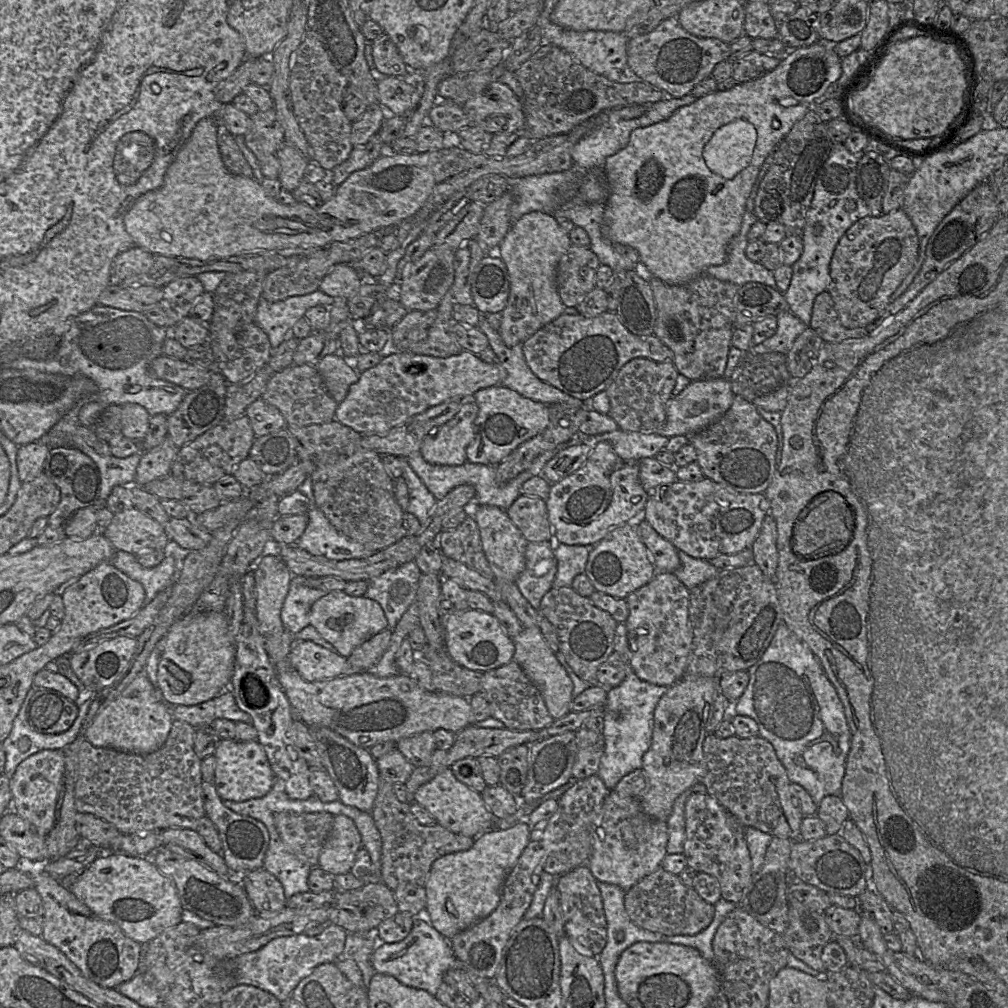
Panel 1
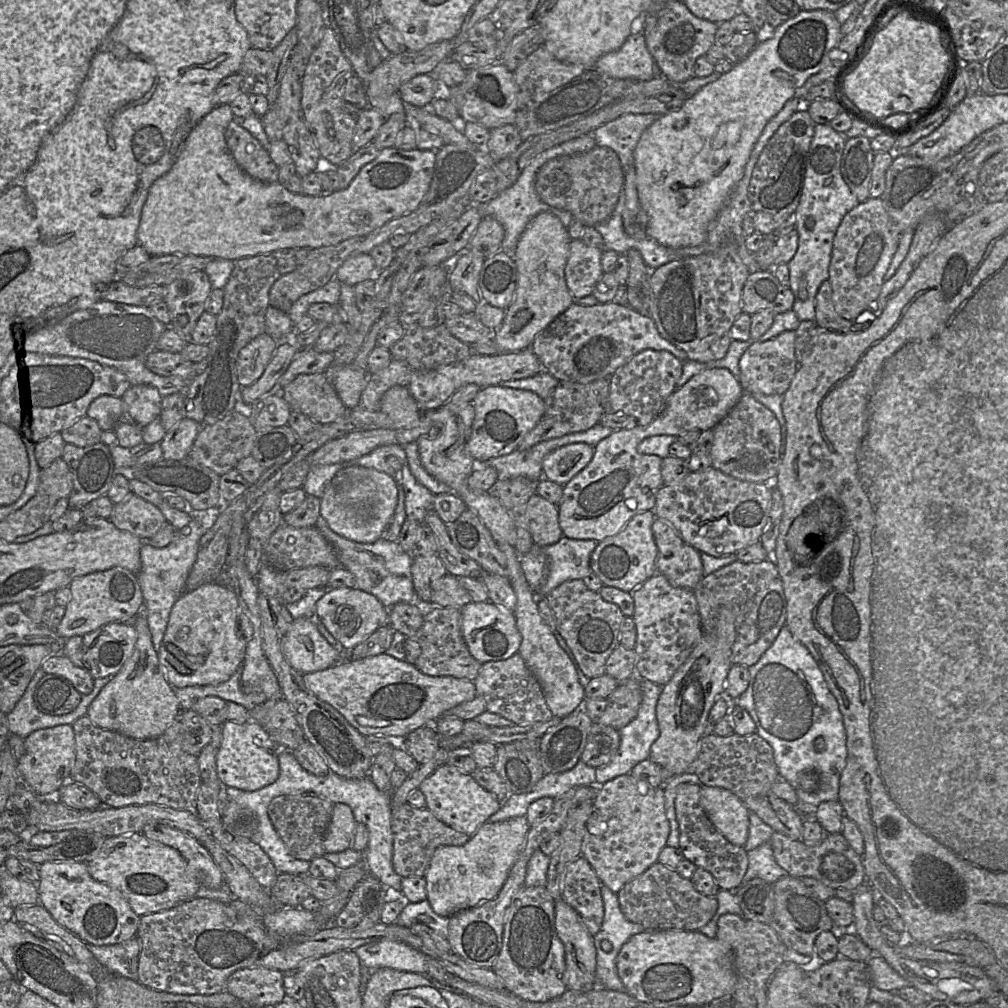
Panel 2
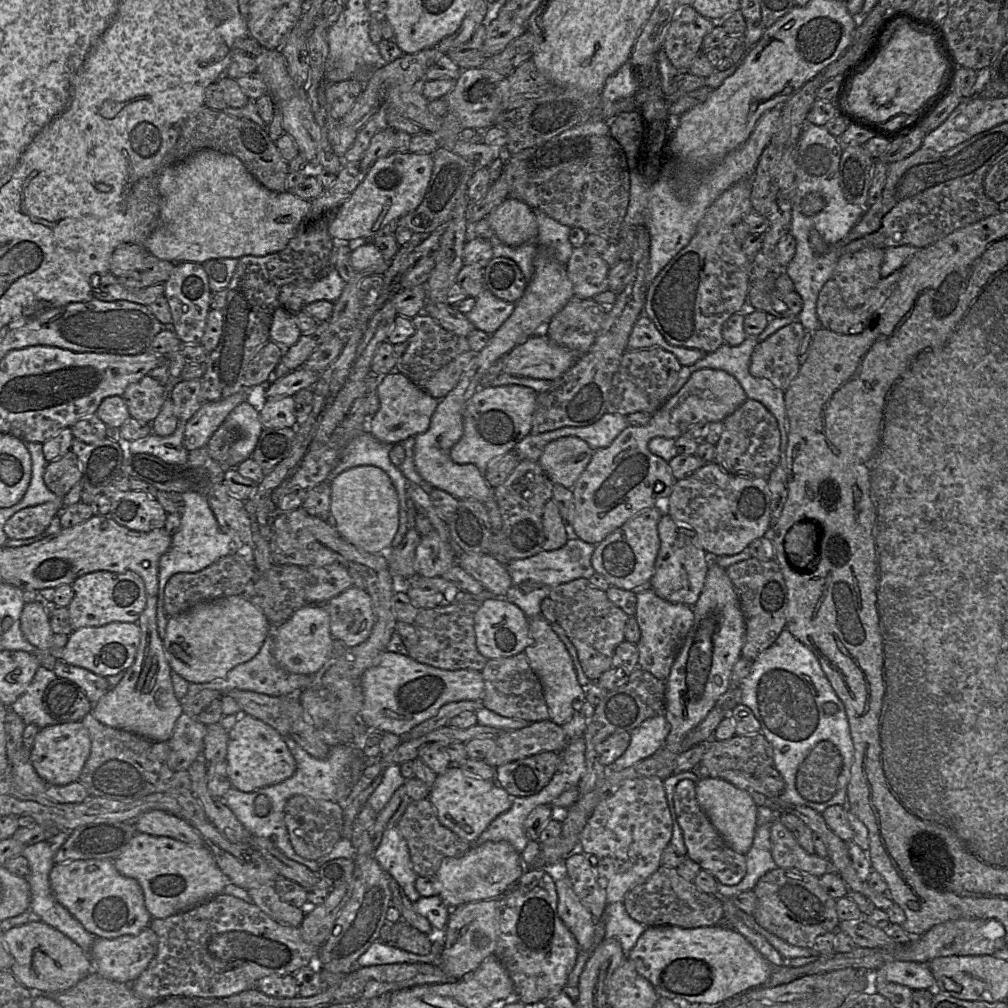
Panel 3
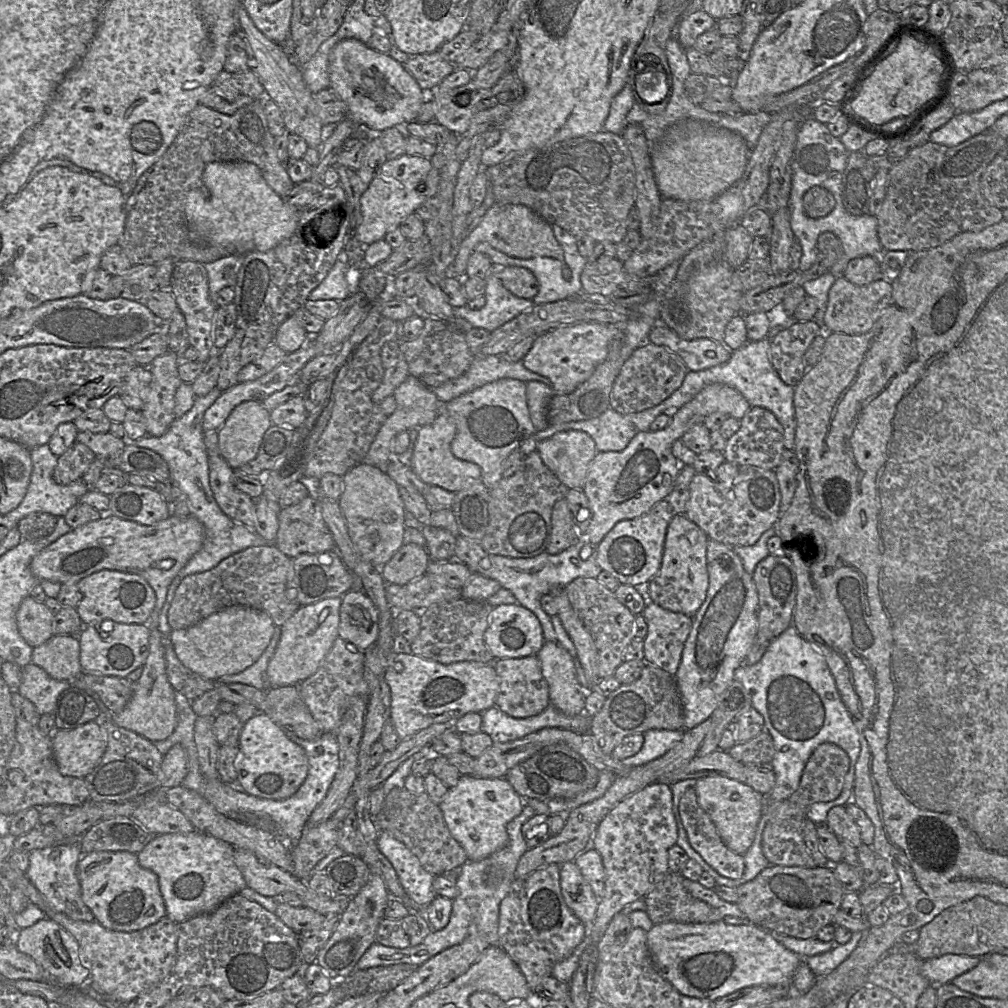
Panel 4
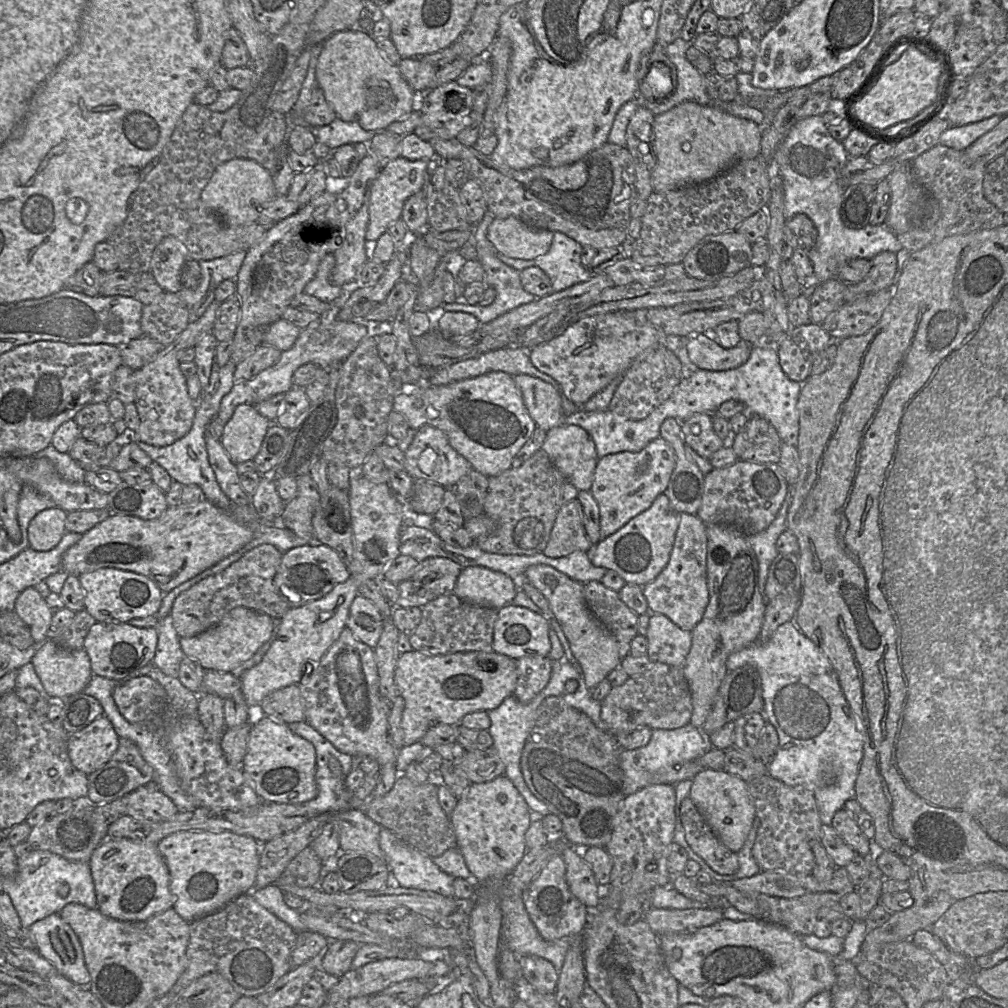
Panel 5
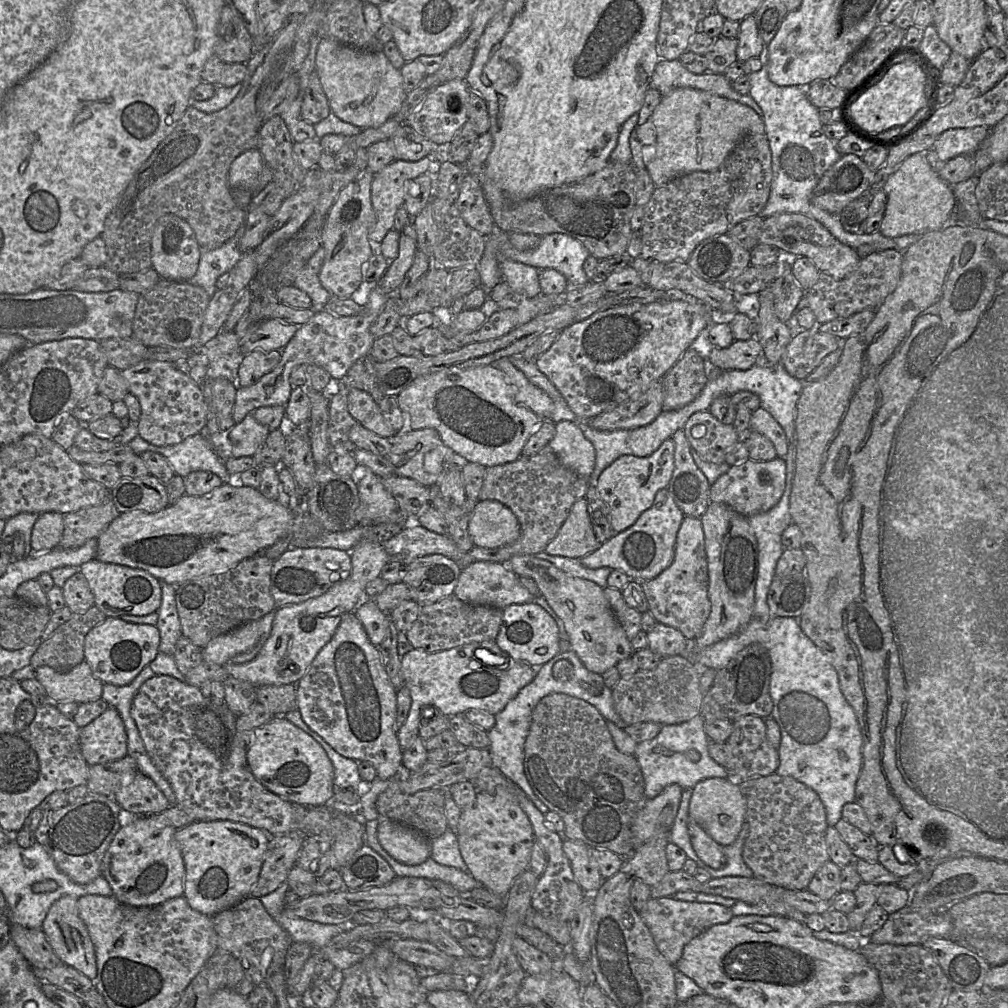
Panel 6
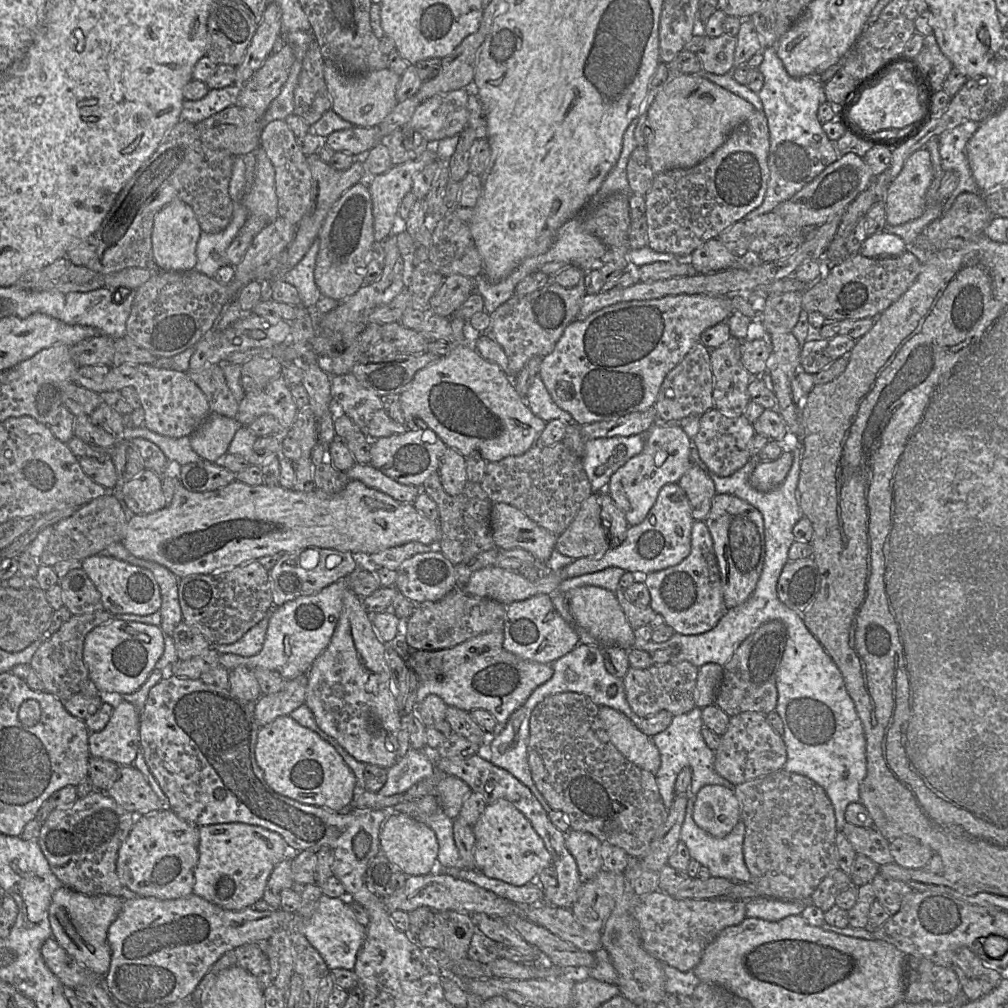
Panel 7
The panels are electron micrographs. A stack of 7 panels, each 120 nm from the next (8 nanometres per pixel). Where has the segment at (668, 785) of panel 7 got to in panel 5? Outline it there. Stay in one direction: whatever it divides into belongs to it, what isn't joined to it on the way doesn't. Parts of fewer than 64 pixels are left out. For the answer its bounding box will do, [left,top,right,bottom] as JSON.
[619,723,711,796]

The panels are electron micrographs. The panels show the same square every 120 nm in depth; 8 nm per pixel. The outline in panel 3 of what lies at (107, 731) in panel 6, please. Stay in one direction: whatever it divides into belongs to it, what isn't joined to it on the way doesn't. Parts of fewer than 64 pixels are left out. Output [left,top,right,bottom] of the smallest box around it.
[30,722,91,786]

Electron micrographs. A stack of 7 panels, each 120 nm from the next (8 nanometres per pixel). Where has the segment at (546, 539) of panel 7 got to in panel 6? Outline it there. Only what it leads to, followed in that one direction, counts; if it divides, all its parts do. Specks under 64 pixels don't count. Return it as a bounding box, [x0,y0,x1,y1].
[468,500,520,548]

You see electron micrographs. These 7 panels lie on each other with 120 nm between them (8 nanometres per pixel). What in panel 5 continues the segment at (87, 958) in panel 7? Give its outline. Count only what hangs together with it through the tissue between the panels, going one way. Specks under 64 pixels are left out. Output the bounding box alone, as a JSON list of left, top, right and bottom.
[28,913,91,985]

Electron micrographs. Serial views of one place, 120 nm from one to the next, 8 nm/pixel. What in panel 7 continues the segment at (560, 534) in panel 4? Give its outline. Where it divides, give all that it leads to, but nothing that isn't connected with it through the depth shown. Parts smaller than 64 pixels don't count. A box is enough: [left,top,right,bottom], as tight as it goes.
[555,494,610,560]

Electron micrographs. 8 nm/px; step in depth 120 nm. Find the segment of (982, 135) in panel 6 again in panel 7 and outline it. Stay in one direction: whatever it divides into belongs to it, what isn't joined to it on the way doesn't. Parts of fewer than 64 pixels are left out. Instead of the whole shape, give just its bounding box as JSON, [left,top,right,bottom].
[938,121,982,213]

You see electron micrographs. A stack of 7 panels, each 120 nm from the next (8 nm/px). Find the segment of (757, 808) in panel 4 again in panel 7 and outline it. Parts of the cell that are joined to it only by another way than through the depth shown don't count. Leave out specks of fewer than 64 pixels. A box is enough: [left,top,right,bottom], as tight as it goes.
[693,785,741,837]

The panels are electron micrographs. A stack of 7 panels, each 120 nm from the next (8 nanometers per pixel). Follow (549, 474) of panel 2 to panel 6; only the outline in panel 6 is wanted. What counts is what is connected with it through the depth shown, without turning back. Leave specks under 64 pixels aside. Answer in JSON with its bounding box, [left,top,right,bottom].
[548,421,596,480]

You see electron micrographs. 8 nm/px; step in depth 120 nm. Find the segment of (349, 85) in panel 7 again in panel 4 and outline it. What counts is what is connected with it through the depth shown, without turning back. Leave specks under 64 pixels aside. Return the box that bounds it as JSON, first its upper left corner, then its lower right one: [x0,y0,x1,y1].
[328,38,427,133]

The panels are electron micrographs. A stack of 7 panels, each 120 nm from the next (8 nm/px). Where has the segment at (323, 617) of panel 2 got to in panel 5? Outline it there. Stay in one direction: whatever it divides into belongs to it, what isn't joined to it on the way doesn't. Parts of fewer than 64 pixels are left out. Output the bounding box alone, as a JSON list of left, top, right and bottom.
[346,595,383,648]

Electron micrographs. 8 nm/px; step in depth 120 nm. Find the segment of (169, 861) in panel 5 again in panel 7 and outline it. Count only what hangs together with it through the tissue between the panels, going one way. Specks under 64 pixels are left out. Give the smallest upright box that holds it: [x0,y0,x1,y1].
[193,822,295,910]

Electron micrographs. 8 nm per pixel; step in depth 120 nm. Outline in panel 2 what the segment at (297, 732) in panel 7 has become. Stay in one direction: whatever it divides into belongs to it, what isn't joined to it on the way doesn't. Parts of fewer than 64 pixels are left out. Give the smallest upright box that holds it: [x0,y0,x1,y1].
[216,719,280,791]

